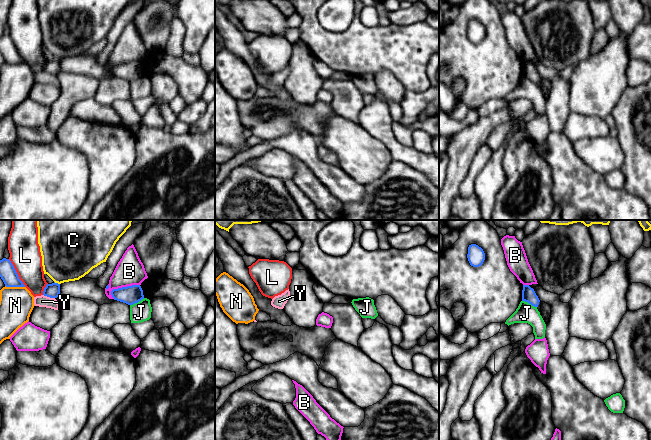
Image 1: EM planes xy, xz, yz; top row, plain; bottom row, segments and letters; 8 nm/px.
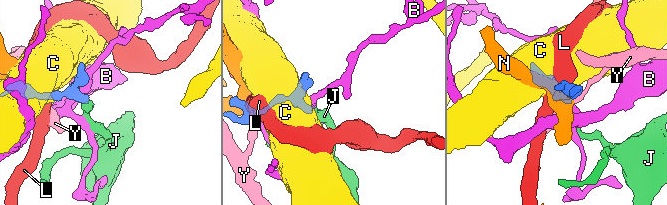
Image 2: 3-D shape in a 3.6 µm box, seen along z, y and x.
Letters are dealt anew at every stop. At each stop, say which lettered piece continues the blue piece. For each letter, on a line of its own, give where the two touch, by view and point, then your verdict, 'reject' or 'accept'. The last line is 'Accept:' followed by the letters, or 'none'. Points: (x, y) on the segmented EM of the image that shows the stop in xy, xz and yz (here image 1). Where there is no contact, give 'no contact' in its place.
B: xy (123, 287) | reject
C: xy (57, 283) | reject
J: yz (529, 303) | reject
L: xy (16, 273) | reject
N: xy (15, 286) | reject
Y: xy (49, 296) | reject
Accept: none

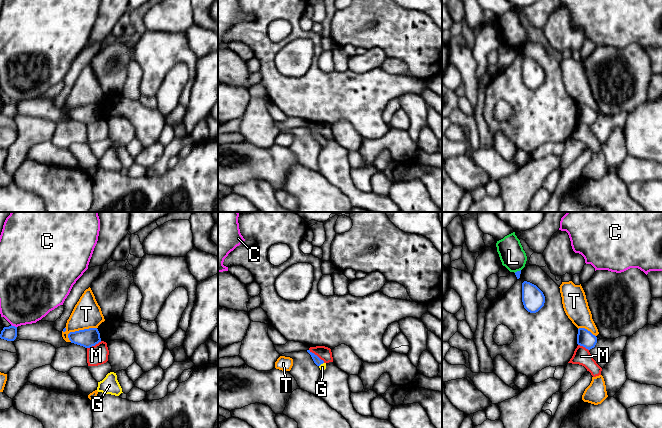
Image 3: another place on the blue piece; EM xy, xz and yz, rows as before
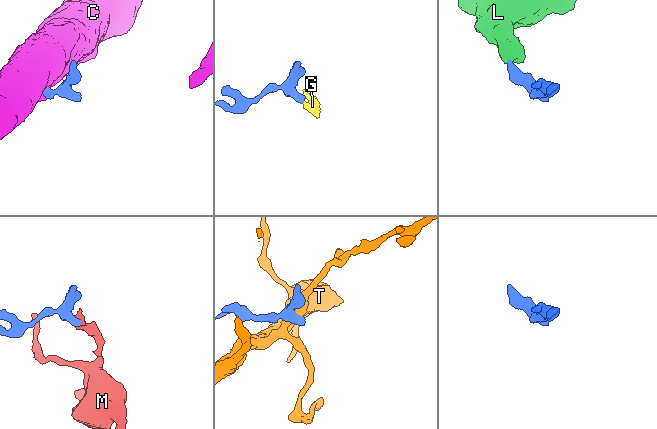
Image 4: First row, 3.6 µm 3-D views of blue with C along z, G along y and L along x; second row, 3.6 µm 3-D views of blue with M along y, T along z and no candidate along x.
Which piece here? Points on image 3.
C: xy (14, 326) | reject
G: xz (321, 363) | accept
L: yz (517, 271) | reject
M: xz (316, 355) | reject
T: xy (80, 330) | reject
Accept: G

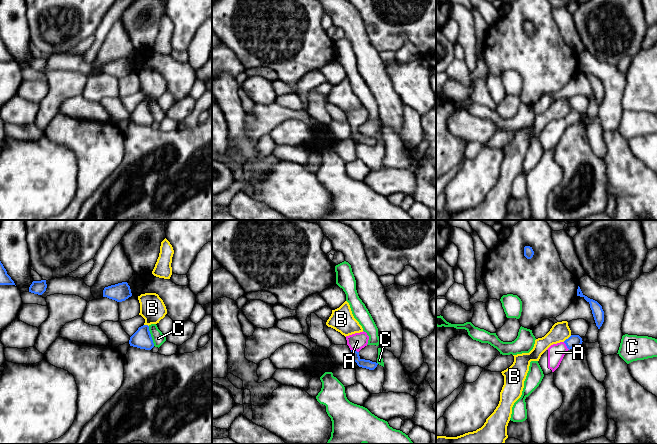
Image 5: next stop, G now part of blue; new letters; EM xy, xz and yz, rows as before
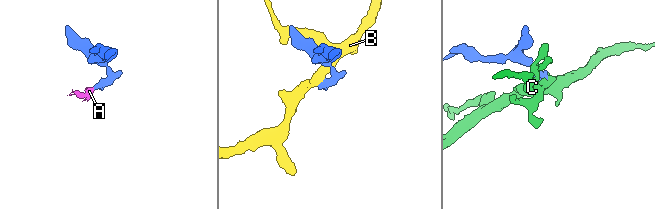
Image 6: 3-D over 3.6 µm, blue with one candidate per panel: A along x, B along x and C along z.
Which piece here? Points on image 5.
A: xz (355, 351) | accept
B: yz (568, 338) | reject
C: xy (150, 336) | reject
Accept: A

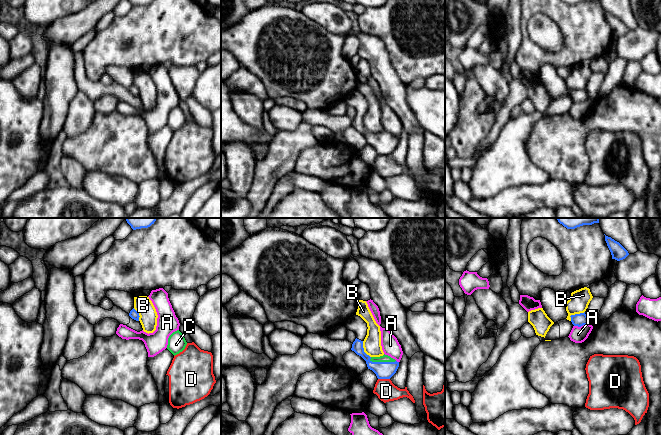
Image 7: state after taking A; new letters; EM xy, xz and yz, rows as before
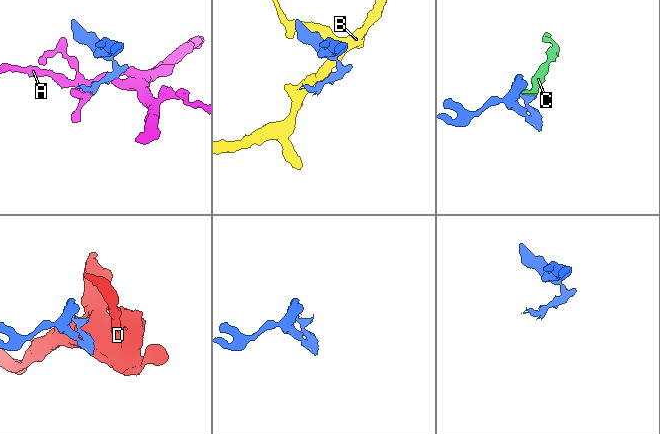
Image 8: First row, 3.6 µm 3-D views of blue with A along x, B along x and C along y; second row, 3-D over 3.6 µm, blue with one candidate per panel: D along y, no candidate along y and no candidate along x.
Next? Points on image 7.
A: yz (581, 325) | reject
B: yz (575, 314) | reject
C: xz (382, 362) | accept
D: xz (384, 378) | reject
Accept: C

